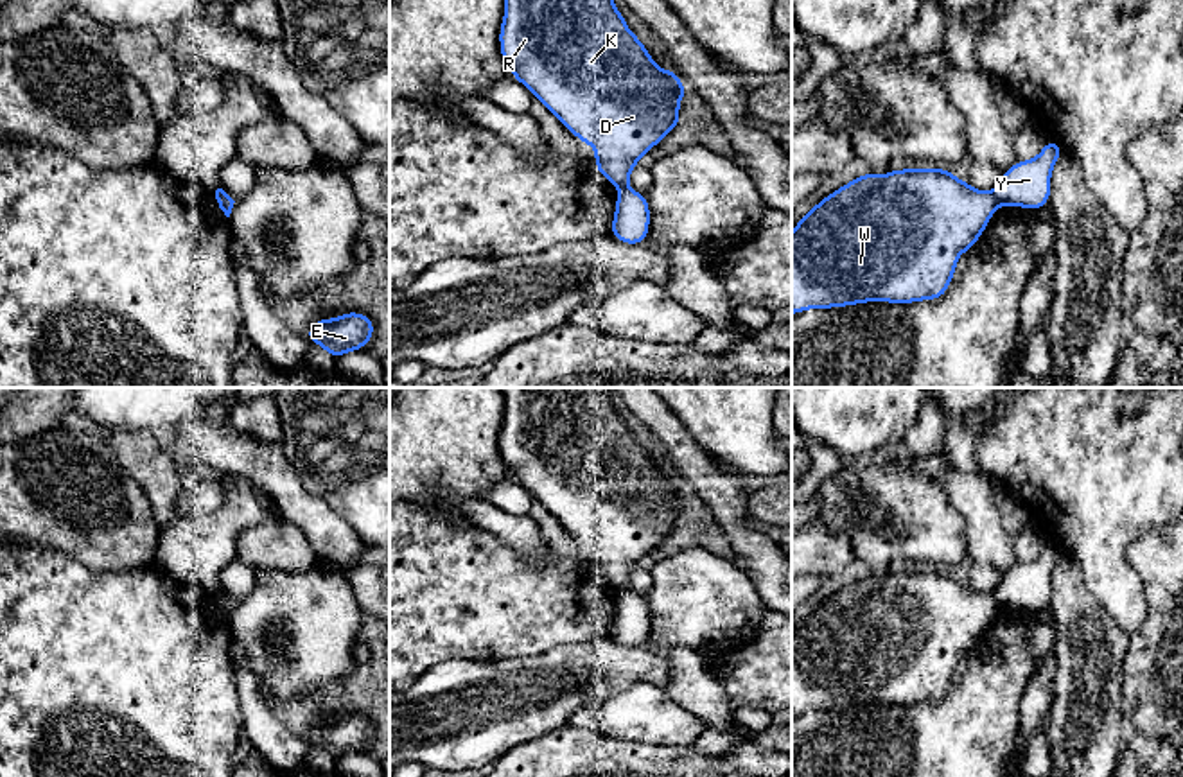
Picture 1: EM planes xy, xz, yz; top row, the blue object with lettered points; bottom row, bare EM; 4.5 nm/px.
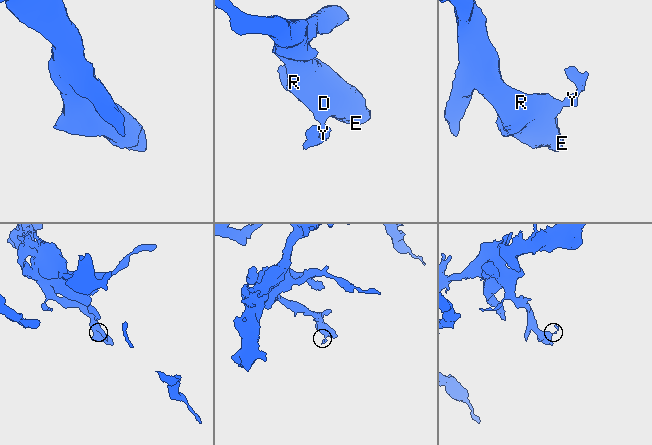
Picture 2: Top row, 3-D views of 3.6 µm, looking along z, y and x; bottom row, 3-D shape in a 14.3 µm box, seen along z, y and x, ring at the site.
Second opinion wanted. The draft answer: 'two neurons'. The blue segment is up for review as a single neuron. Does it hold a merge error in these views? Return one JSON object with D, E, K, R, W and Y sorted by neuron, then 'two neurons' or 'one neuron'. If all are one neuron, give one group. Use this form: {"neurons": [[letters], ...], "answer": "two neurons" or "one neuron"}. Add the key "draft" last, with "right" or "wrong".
{"neurons": [["D", "E", "K", "R", "W"], ["Y"]], "answer": "two neurons", "draft": "right"}

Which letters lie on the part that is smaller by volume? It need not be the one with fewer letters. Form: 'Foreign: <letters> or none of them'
Foreign: Y

